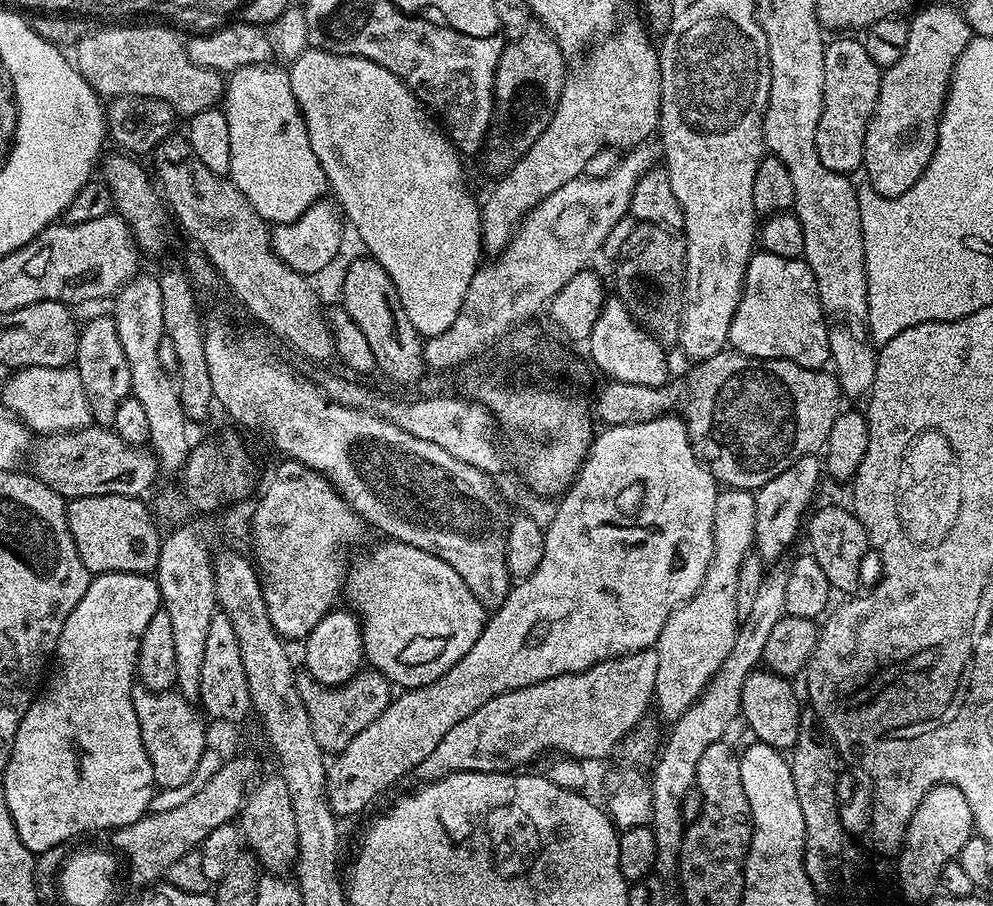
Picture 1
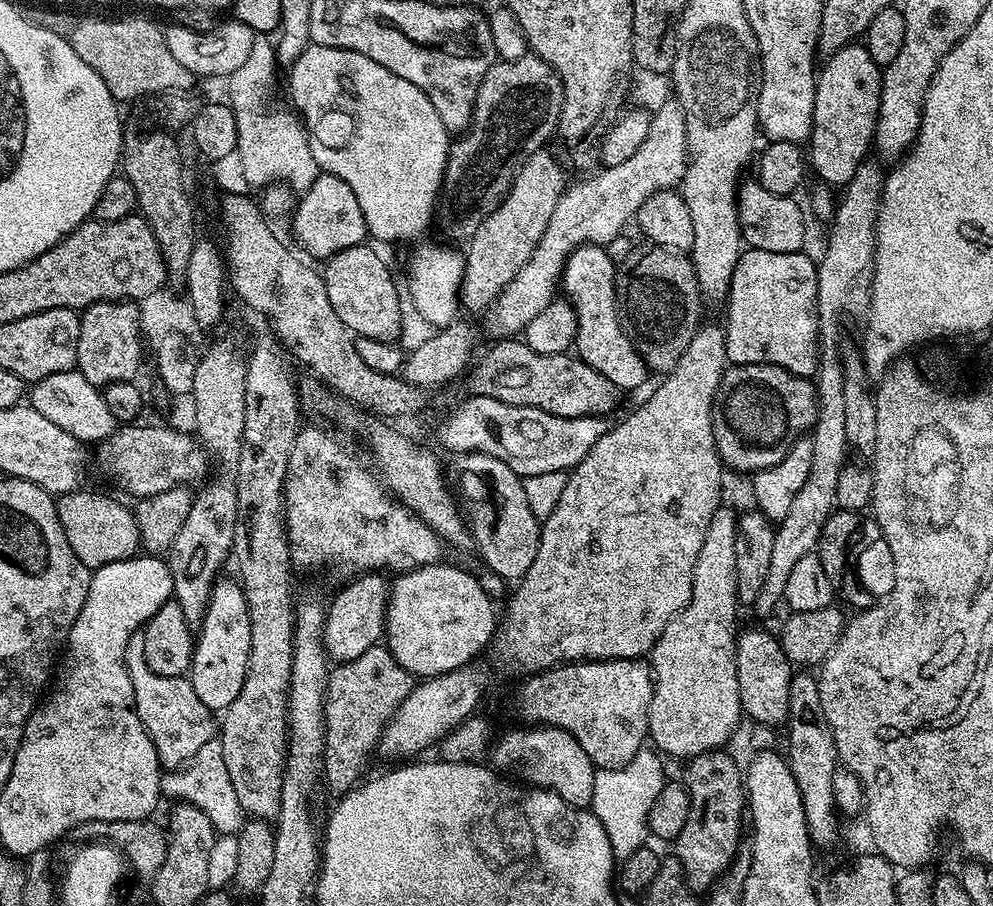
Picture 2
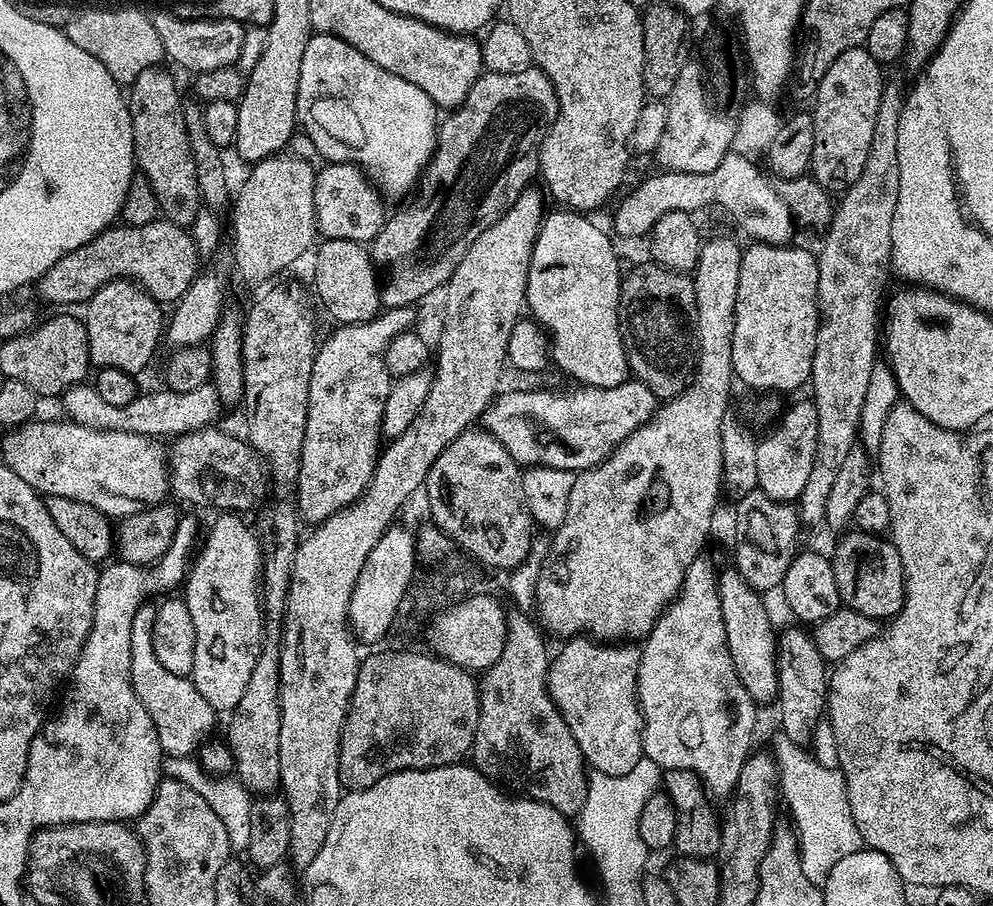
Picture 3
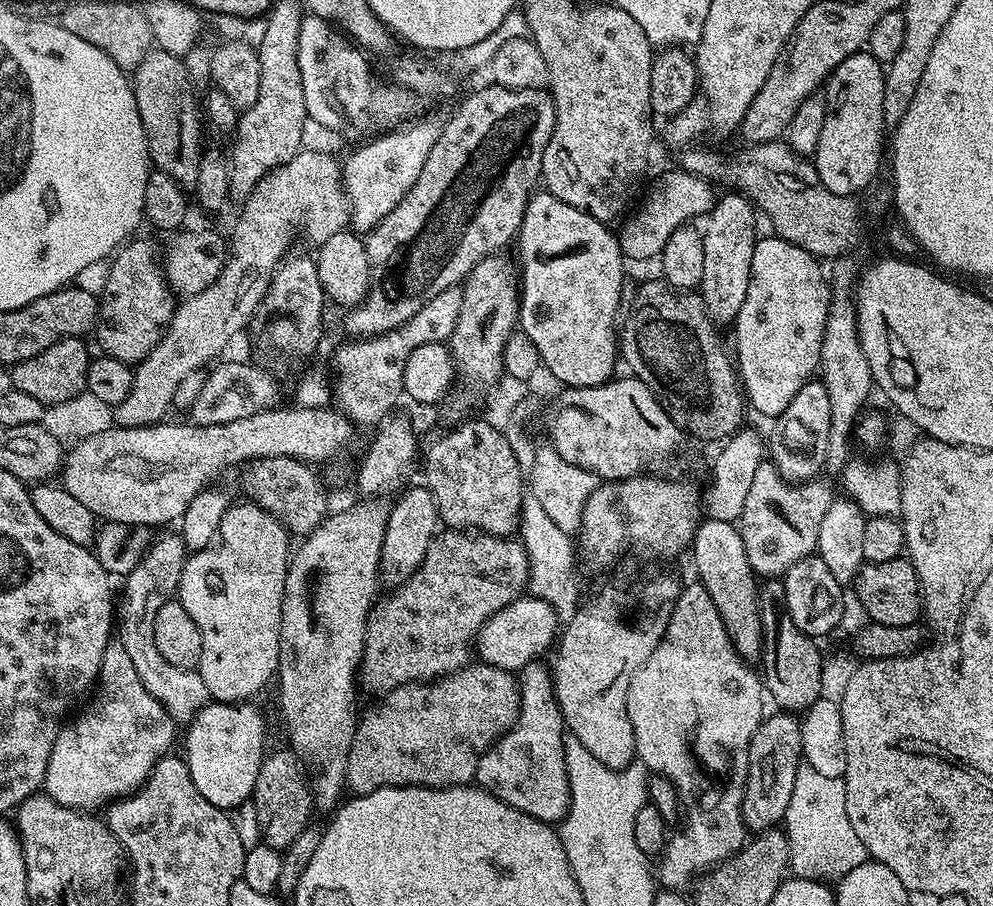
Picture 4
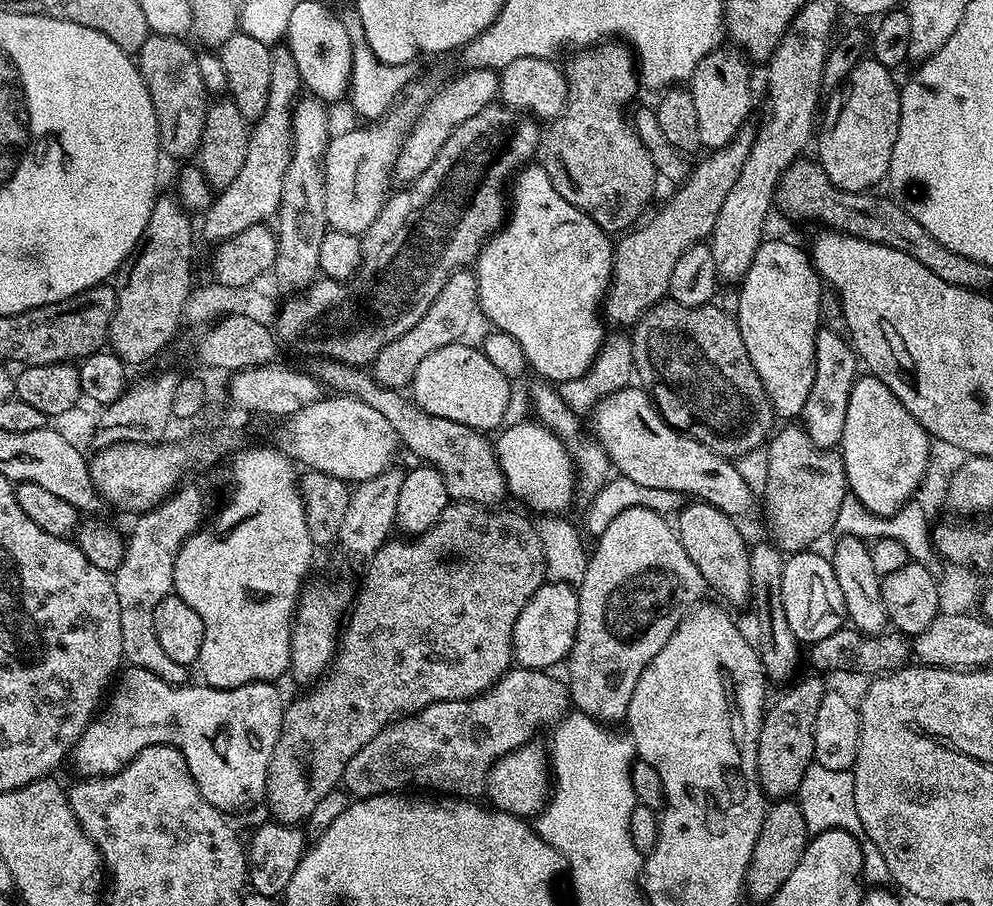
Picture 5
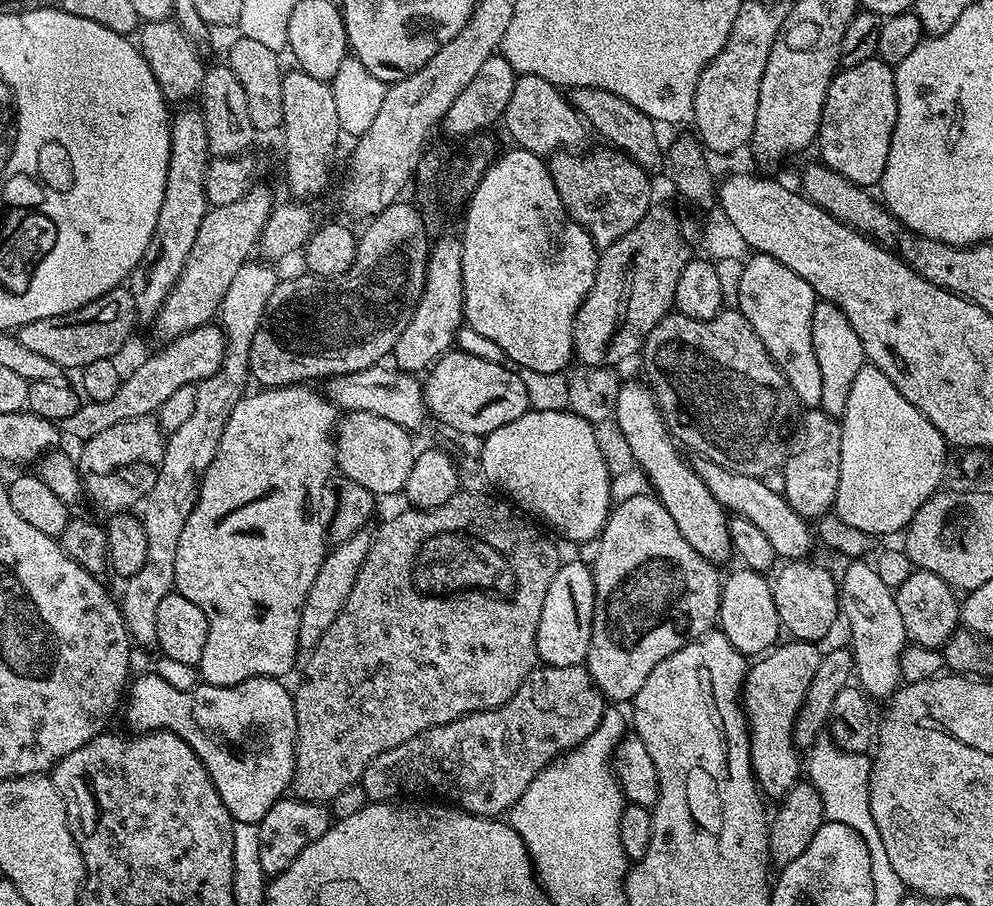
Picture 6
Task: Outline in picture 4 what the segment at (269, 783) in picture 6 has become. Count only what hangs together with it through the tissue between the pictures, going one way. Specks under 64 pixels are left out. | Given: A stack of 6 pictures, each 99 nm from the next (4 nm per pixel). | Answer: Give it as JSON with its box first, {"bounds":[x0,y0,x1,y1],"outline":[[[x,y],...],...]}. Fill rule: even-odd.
{"bounds":[42,642,266,810],"outline":[[[109,642],[106,654],[102,654],[100,678],[94,685],[91,700],[92,704],[83,705],[84,712],[75,713],[76,721],[74,716],[71,723],[60,729],[52,747],[42,785],[43,791],[51,800],[77,810],[103,809],[113,800],[119,800],[121,796],[130,796],[141,788],[156,763],[160,761],[160,757],[171,749],[168,747],[171,746],[178,728],[177,721],[172,719],[172,715],[156,701],[150,690],[146,690],[146,686],[142,686],[142,678],[138,678],[138,670],[134,670],[130,654],[126,654],[119,642]],[[209,702],[190,722],[190,760],[198,773],[200,793],[202,798],[206,798],[206,802],[225,810],[235,810],[240,804],[251,801],[254,782],[258,782],[258,770],[266,755],[264,716],[254,705],[252,702]]]}

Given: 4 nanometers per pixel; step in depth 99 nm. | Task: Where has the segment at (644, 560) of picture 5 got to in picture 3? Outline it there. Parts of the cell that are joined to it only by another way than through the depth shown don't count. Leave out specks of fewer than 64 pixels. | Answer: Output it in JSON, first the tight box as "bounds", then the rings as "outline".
{"bounds":[548,635,644,776],"outline":[[[587,635],[565,639],[560,653],[548,665],[548,693],[556,703],[556,709],[566,718],[570,734],[578,742],[585,761],[595,771],[611,776],[630,774],[644,756],[644,716],[640,713],[640,701],[636,699],[636,675],[640,665],[640,648],[635,643],[624,642],[613,646],[597,642]]]}

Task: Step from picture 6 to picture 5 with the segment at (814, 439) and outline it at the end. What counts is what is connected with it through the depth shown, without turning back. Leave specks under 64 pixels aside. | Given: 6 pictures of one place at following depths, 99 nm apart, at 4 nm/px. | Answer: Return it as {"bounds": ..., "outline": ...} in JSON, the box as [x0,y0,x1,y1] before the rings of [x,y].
{"bounds":[764,422,849,554],"outline":[[[788,422],[784,429],[779,432],[779,430],[773,431],[771,433],[770,439],[767,441],[766,449],[768,448],[768,481],[764,484],[764,500],[768,503],[768,524],[772,527],[771,539],[775,541],[777,545],[785,553],[791,554],[794,552],[799,552],[801,550],[808,550],[813,547],[812,544],[815,540],[820,540],[829,531],[830,533],[836,527],[836,519],[838,518],[838,510],[842,510],[842,498],[849,495],[848,491],[848,479],[844,473],[844,458],[840,455],[839,451],[833,450],[831,448],[819,448],[818,445],[812,441],[811,436],[808,432],[796,422]]]}

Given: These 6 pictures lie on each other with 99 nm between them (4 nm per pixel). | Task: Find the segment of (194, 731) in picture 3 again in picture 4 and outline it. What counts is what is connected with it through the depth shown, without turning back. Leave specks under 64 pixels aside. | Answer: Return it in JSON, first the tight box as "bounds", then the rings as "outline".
{"bounds":[118,535,210,722],"outline":[[[157,535],[138,566],[134,566],[134,570],[123,581],[124,597],[118,600],[118,642],[126,654],[130,654],[130,662],[134,662],[138,678],[142,678],[142,686],[154,694],[156,701],[177,722],[191,722],[210,700],[206,682],[202,682],[199,671],[170,666],[154,642],[154,618],[158,610],[162,610],[162,606],[166,606],[166,602],[177,595],[185,559],[183,536]]]}

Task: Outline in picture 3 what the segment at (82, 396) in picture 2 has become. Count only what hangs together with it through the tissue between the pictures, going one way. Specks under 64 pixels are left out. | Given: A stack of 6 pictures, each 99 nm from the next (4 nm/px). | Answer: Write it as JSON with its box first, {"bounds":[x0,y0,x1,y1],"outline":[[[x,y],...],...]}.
{"bounds":[62,382,222,438],"outline":[[[211,382],[196,390],[176,393],[167,386],[154,393],[139,393],[134,402],[126,406],[110,406],[102,399],[91,383],[75,384],[62,397],[64,408],[69,412],[71,423],[90,426],[98,430],[118,430],[130,434],[142,434],[153,438],[175,438],[187,432],[199,432],[217,423],[216,415],[222,409],[222,401]]]}

